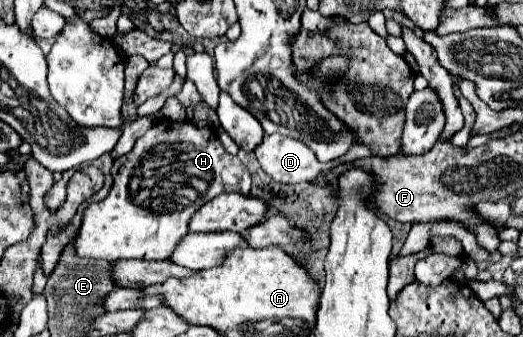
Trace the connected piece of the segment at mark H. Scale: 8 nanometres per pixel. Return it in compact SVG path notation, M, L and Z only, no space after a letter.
M157 121L143 137L135 141L135 147L127 155L115 159L111 173L113 187L109 195L99 203L89 203L83 213L81 231L75 239L77 255L105 259L111 263L119 259L169 259L169 251L173 251L173 247L177 247L177 243L189 233L189 219L193 219L199 207L221 193L249 193L251 189L251 175L247 167L235 155L229 155L223 149L217 133L211 127L199 129L189 121Z

